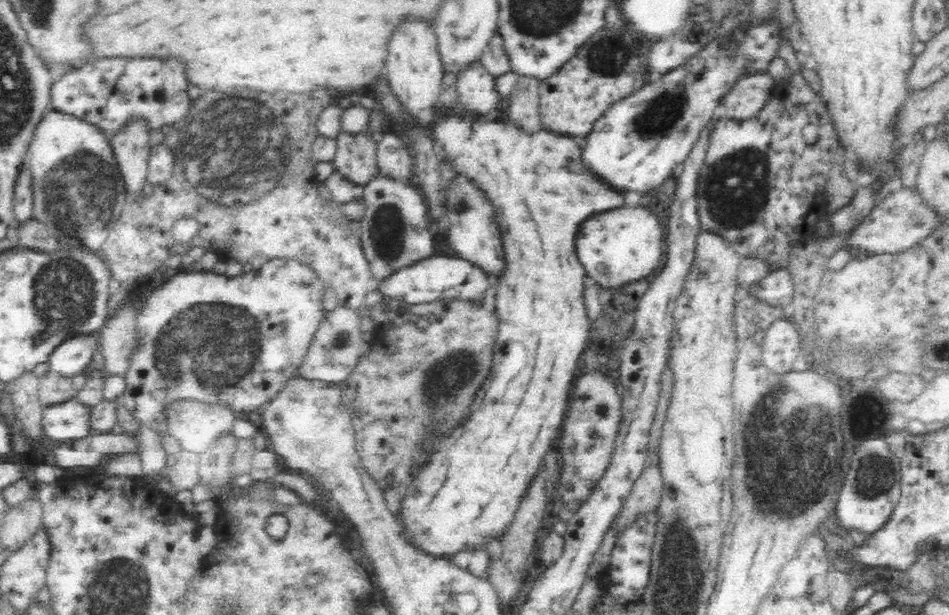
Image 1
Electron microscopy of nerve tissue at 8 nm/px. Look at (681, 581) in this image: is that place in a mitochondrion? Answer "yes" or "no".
yes

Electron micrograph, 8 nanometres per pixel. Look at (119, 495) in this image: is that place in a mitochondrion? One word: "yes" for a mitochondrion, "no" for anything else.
no

